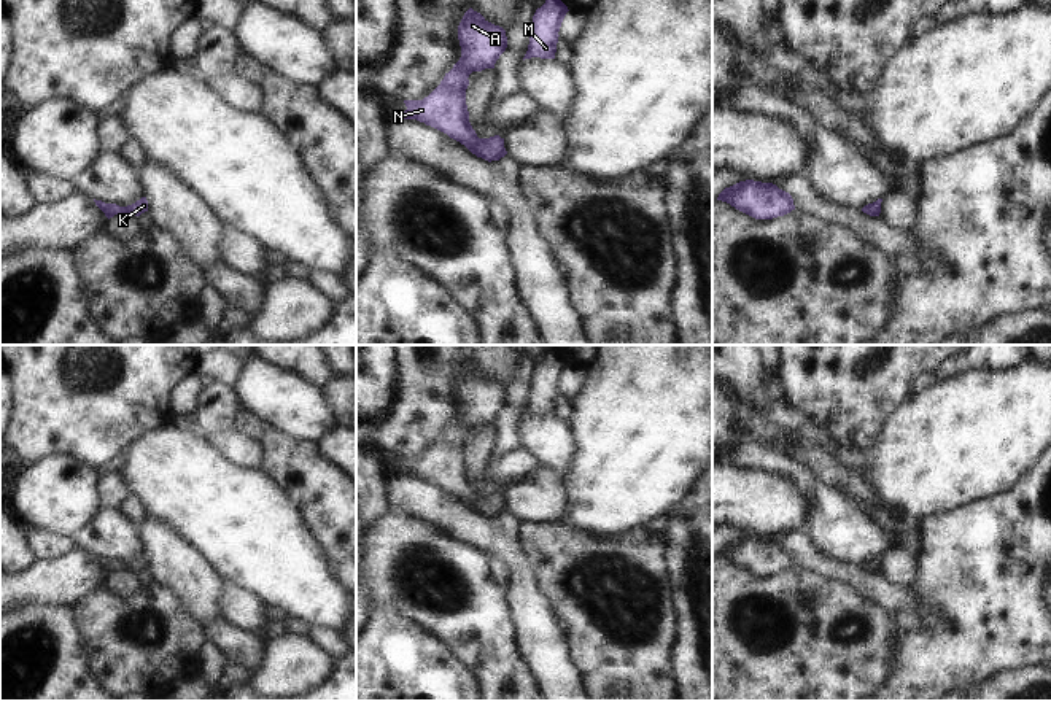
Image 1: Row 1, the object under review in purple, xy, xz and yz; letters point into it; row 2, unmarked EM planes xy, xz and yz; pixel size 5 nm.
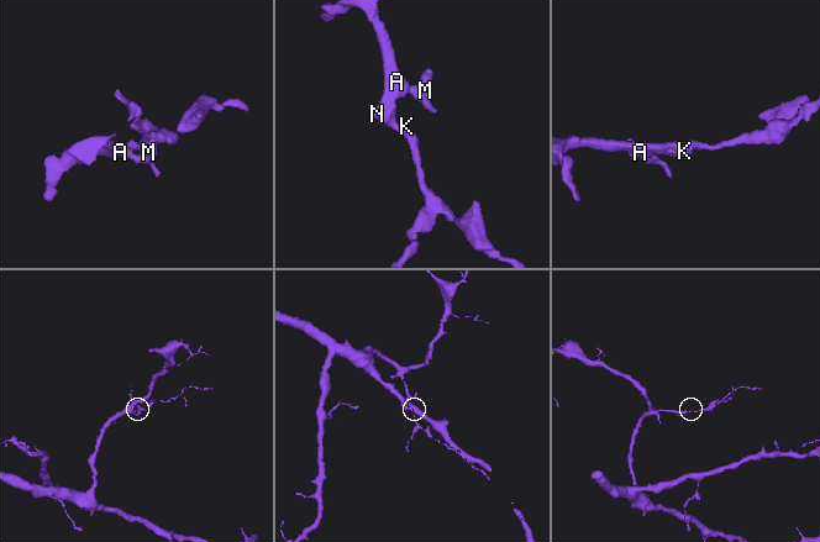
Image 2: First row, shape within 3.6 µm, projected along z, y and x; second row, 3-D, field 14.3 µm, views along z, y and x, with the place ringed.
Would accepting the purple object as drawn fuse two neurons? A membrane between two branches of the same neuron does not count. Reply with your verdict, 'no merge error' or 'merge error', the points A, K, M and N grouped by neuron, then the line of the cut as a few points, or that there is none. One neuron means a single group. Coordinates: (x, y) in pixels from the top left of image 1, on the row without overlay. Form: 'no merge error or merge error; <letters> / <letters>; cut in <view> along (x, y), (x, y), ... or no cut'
no merge error; A K M N; no cut

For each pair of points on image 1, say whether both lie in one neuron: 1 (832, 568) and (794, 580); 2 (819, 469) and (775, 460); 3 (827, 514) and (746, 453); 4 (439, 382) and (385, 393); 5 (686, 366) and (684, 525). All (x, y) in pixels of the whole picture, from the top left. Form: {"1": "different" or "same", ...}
{"1": "different", "2": "different", "3": "same", "4": "different", "5": "different"}

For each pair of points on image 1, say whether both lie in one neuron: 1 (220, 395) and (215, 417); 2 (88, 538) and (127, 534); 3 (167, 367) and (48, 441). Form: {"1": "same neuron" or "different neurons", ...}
{"1": "same neuron", "2": "same neuron", "3": "same neuron"}

